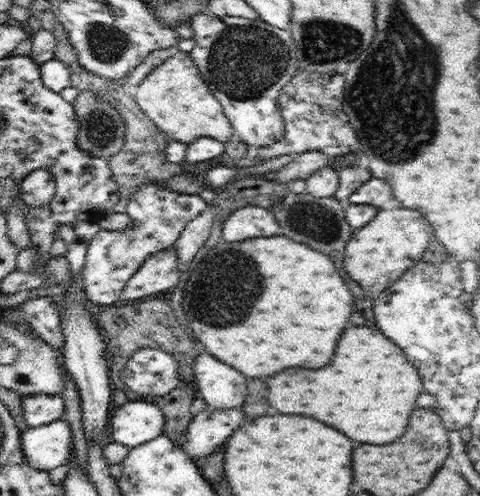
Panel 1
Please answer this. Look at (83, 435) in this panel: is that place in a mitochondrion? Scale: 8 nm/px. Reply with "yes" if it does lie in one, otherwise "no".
no

